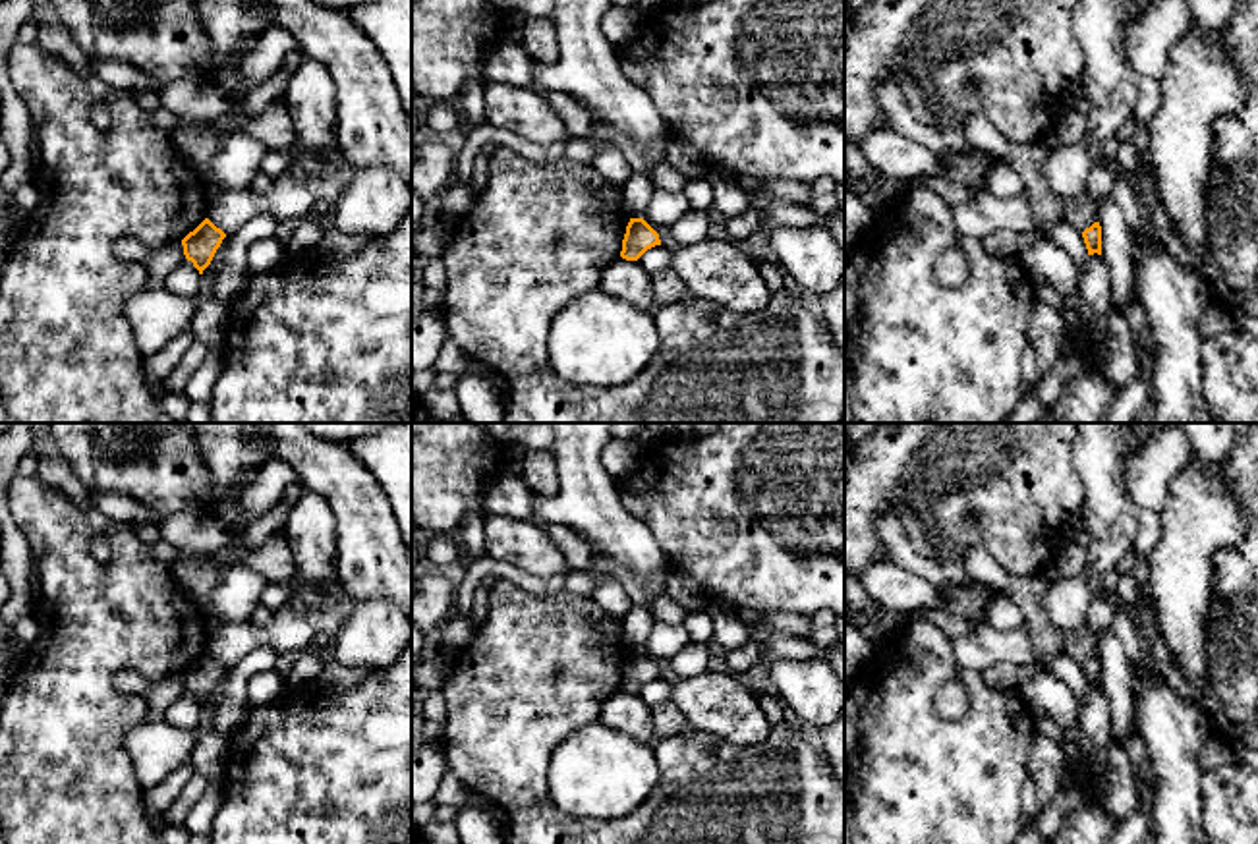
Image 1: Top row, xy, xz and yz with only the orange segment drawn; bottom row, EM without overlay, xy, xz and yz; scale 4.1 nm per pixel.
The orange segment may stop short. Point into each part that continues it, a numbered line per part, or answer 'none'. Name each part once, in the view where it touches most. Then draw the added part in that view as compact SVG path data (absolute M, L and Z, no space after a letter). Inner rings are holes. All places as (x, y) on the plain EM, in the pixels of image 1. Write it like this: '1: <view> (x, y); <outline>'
none

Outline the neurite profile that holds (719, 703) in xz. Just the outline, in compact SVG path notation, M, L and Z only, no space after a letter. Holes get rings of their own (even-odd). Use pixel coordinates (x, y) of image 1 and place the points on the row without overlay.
M703 670L678 680L672 684L671 703L692 728L742 747L765 742L773 728L742 676L732 672Z

